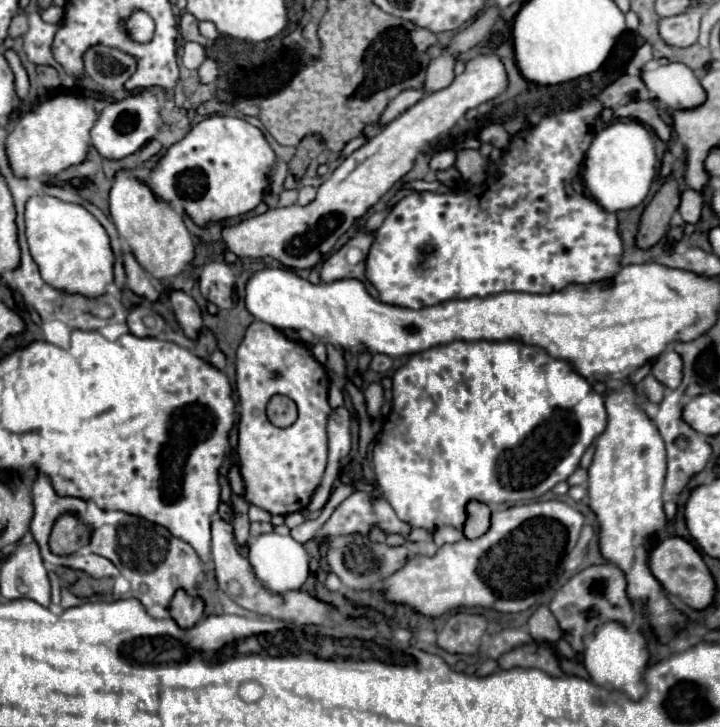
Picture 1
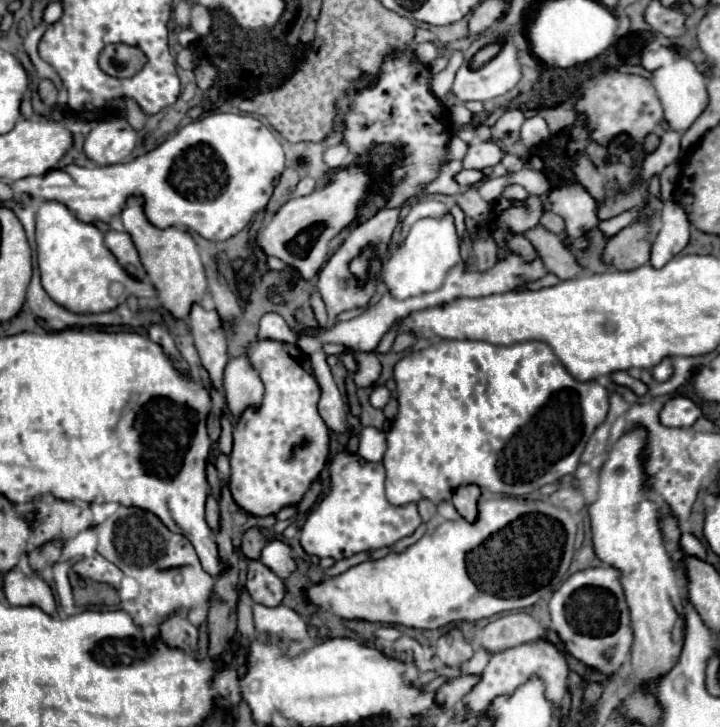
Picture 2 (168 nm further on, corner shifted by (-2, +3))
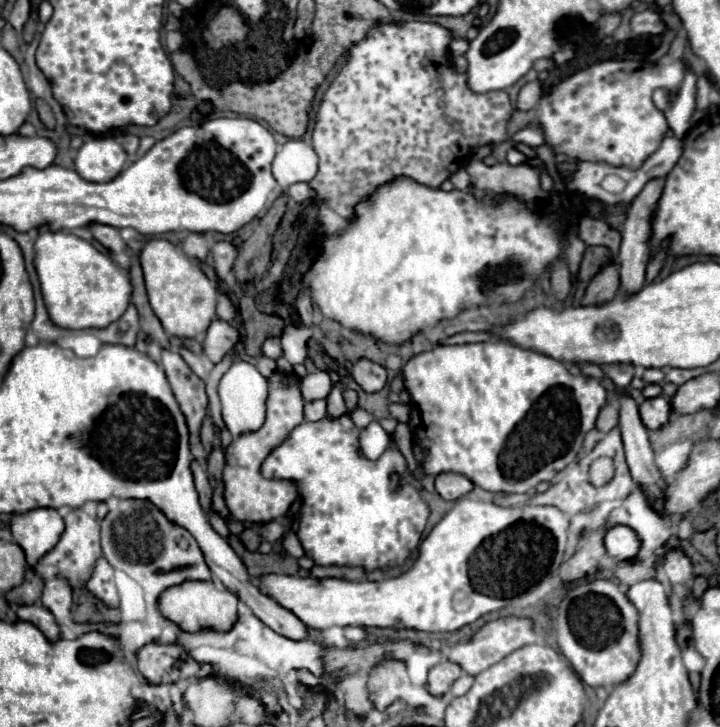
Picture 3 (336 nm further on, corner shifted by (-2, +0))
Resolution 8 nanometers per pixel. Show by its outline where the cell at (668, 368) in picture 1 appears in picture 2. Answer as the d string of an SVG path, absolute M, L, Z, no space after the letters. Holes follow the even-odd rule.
M664 359L662 363L658 363L654 369L652 369L652 377L656 381L668 381L672 375L672 365L670 365L670 359Z

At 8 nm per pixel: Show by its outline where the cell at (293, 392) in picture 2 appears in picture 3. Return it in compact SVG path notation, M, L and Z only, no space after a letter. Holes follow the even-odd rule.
M274 372L268 378L270 394L266 402L266 422L260 430L242 434L240 438L234 438L232 444L226 448L226 466L224 466L224 498L226 506L232 512L232 516L240 522L258 522L266 524L270 520L282 518L292 502L298 496L298 484L294 480L266 480L260 474L262 462L268 458L268 454L280 446L288 434L304 422L304 396L300 390L300 380L292 374Z

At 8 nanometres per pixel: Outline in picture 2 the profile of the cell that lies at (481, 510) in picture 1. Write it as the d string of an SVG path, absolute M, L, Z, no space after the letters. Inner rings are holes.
M462 485L452 493L452 505L466 521L476 521L478 517L478 497L480 487L478 485Z

